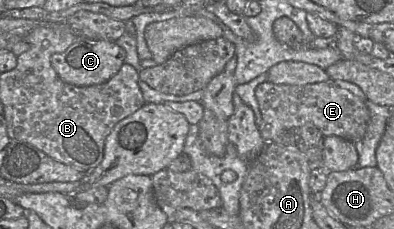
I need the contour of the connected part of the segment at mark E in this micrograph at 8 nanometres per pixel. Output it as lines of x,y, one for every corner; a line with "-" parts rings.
331,79
306,85
264,82
256,87
255,97
262,115
258,130
266,142
271,142
286,130
313,124
324,137
338,136
354,143
364,137
370,121
366,104

